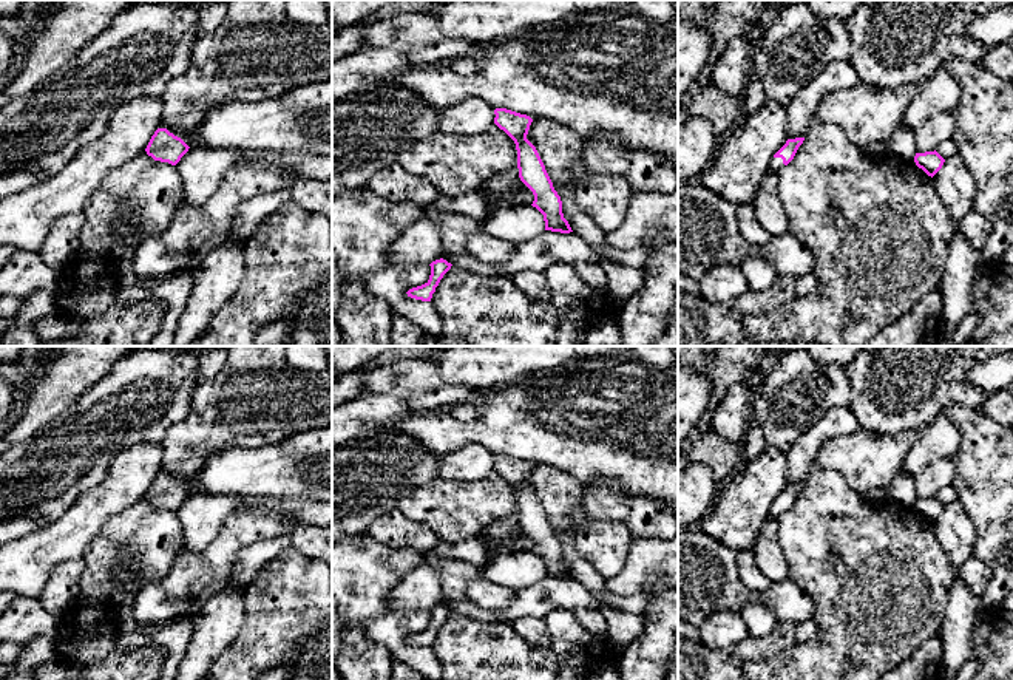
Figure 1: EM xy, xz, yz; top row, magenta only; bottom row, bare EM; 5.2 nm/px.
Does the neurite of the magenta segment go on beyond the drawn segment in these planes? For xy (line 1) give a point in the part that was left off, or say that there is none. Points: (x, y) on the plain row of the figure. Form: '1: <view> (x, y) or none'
1: none

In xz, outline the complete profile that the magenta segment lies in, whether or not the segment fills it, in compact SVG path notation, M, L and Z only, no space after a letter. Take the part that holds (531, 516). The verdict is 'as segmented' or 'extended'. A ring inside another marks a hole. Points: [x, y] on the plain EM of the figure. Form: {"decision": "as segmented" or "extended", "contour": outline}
{"decision": "as segmented", "contour": "M496 454L494 461L494 470L516 490L519 524L533 538L531 552L544 561L545 576L573 578L564 564L561 542L554 536L536 493L527 485L533 465L506 454Z"}

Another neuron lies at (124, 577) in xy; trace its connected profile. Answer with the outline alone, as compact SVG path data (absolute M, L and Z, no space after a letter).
M124 559L110 570L110 580L114 584L113 604L119 624L124 631L133 631L139 626L133 617L133 610L134 598L141 589L141 578L136 569Z

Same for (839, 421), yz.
M834 406L812 425L784 453L788 462L788 485L806 484L811 465L820 447L839 436L859 430L857 417L849 406Z

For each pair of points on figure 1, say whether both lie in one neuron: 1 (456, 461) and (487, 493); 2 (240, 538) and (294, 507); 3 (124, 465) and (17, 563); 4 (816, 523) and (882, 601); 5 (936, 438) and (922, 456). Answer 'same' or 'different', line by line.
1: different
2: different
3: same
4: same
5: same

